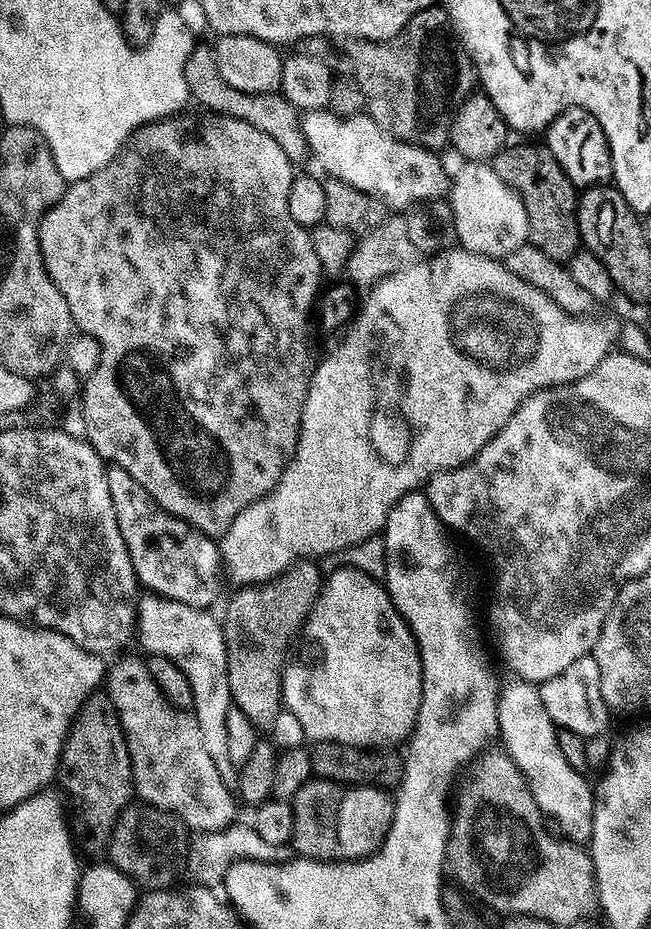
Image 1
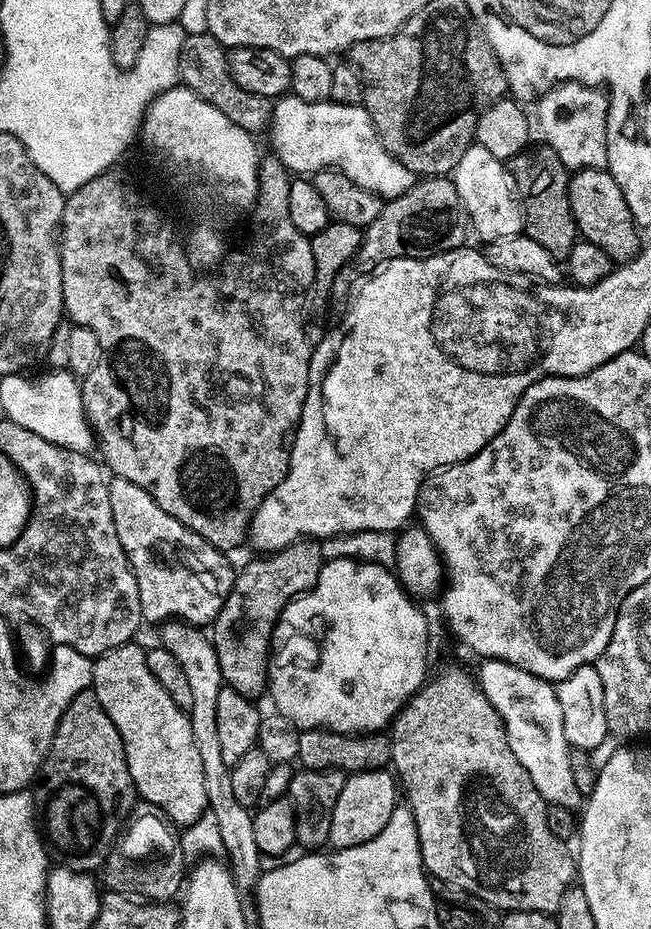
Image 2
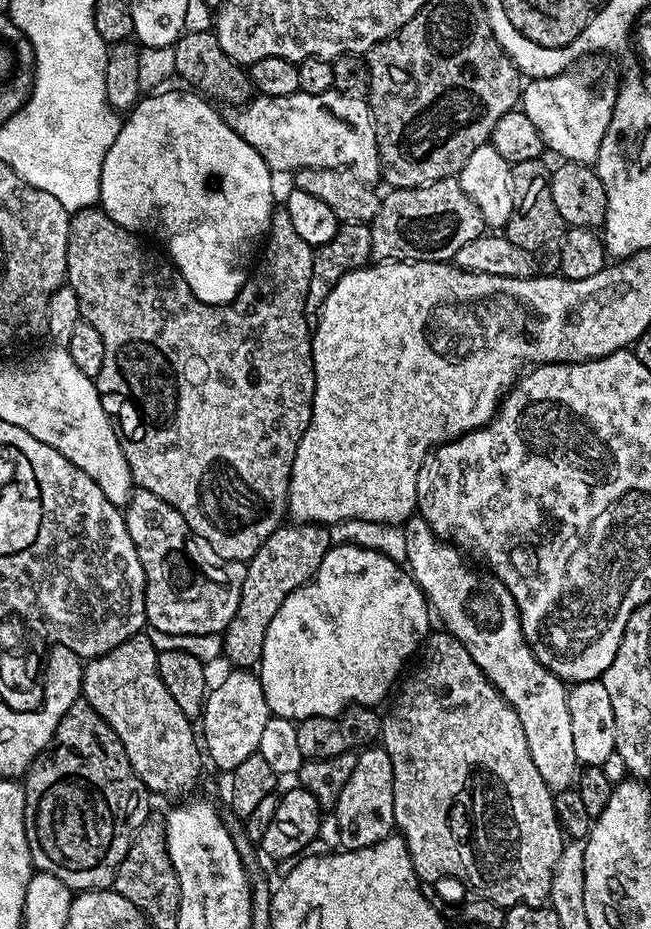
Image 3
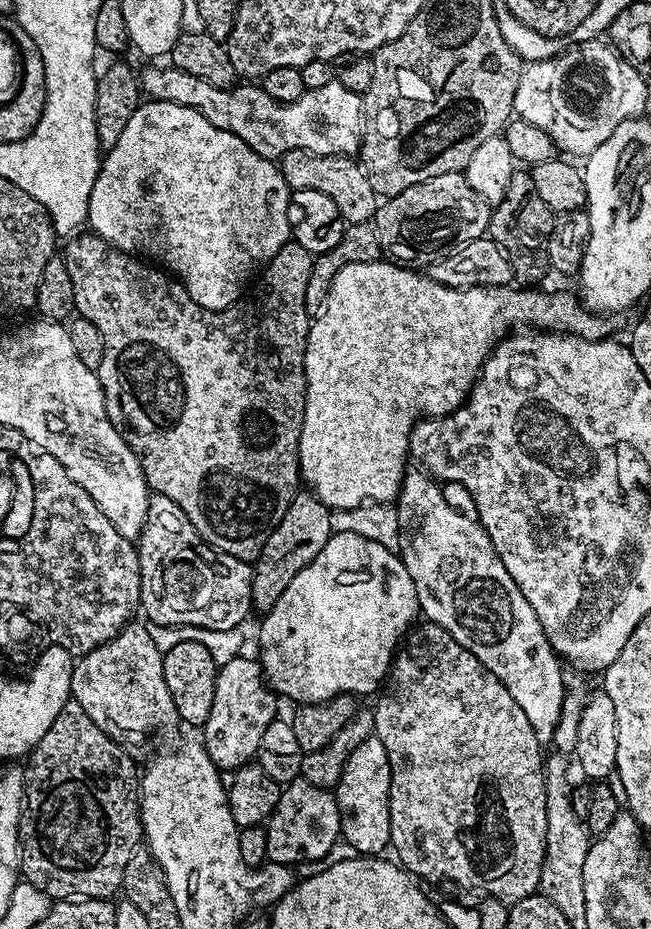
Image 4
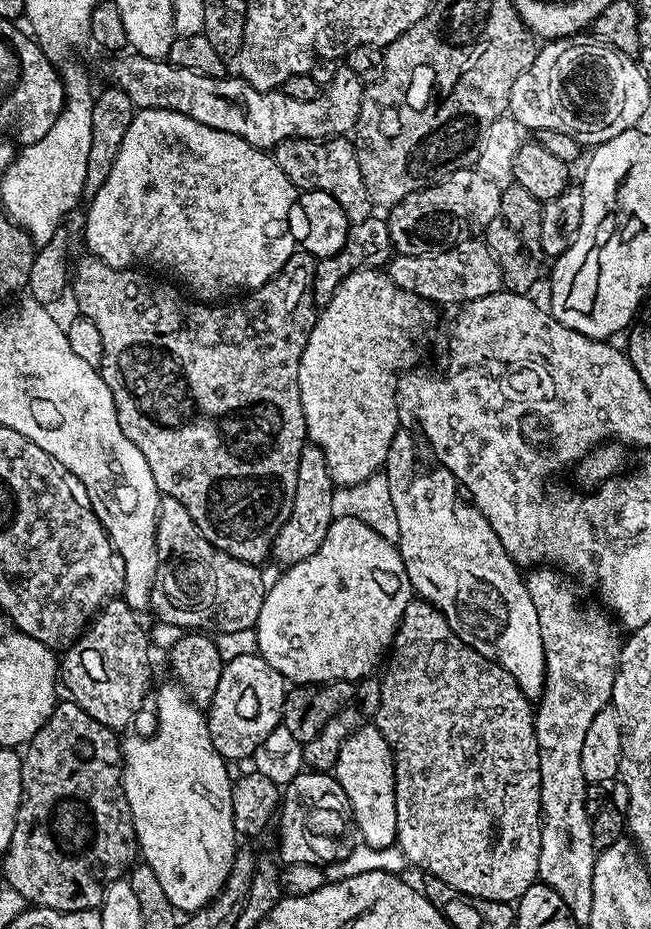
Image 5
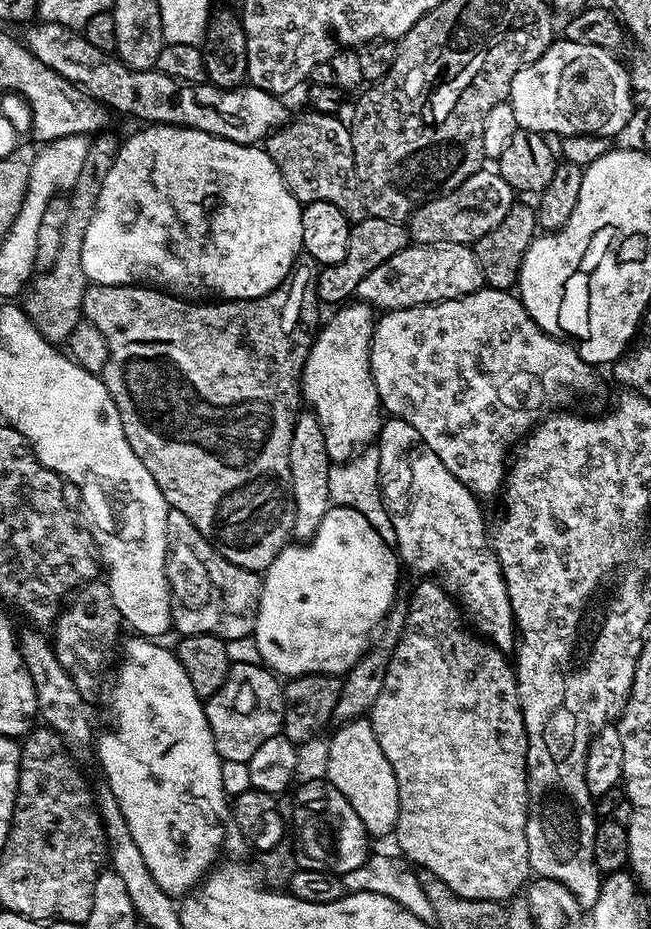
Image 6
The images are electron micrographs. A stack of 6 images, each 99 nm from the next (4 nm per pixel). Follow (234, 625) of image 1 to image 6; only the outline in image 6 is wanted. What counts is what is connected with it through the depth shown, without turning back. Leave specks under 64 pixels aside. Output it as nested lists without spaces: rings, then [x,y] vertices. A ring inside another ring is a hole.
[[[304,410],[297,415],[294,422],[294,438],[290,438],[290,478],[294,494],[294,526],[292,536],[297,541],[307,542],[315,534],[322,518],[326,518],[332,504],[328,470],[330,461],[326,454],[326,434],[322,434],[322,426],[316,413]]]

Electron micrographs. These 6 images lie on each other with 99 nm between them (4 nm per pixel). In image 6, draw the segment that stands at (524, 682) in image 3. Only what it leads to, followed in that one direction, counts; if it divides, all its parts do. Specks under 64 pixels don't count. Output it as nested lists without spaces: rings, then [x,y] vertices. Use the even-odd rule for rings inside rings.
[[[385,419],[378,437],[378,451],[380,494],[388,507],[399,559],[421,572],[421,577],[438,578],[452,593],[471,627],[489,644],[501,650],[515,649],[516,616],[512,613],[500,563],[492,550],[489,529],[484,529],[481,501],[442,466],[442,458],[422,443],[418,430],[410,422]]]

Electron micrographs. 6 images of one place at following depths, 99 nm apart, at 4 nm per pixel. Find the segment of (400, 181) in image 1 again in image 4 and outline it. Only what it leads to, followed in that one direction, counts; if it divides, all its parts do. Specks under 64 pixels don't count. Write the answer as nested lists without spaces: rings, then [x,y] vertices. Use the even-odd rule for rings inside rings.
[[[165,66],[165,68],[148,68],[139,73],[138,79],[145,97],[161,100],[162,102],[178,102],[182,106],[190,106],[202,114],[214,126],[242,138],[246,146],[250,146],[259,156],[275,161],[285,156],[290,150],[302,149],[304,152],[313,152],[319,156],[351,156],[355,157],[360,150],[360,143],[364,140],[364,117],[366,109],[359,92],[346,90],[346,86],[330,83],[319,90],[306,90],[298,102],[280,104],[270,94],[264,92],[263,87],[240,88],[215,88],[210,82],[202,78],[194,78],[194,74],[186,74],[181,68]]]

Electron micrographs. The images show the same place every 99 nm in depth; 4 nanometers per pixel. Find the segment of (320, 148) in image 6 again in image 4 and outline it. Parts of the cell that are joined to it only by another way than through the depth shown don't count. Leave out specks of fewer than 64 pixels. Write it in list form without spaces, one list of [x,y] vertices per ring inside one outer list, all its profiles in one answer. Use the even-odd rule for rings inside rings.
[[[302,149],[290,150],[279,157],[278,167],[282,178],[292,192],[298,190],[318,190],[338,206],[345,225],[367,224],[375,217],[378,207],[376,191],[370,186],[368,174],[351,156],[319,156]]]

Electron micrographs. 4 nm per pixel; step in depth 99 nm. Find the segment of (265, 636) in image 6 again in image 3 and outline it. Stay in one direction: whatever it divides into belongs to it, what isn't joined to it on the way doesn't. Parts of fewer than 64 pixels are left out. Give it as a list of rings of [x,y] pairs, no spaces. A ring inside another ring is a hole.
[[[333,544],[328,549],[326,558],[322,558],[322,566],[318,566],[315,577],[307,584],[303,584],[301,588],[294,589],[286,598],[286,602],[278,606],[278,614],[270,618],[270,626],[266,630],[266,638],[262,646],[262,658],[258,665],[260,685],[266,694],[266,706],[269,713],[299,722],[311,716],[339,716],[344,709],[353,706],[380,706],[376,705],[380,703],[383,705],[389,699],[393,689],[397,687],[402,673],[409,667],[408,659],[412,655],[413,659],[421,651],[430,632],[428,616],[430,617],[428,597],[401,565],[386,558],[386,554],[378,554],[378,550],[366,550],[362,546],[350,546],[349,544]]]

